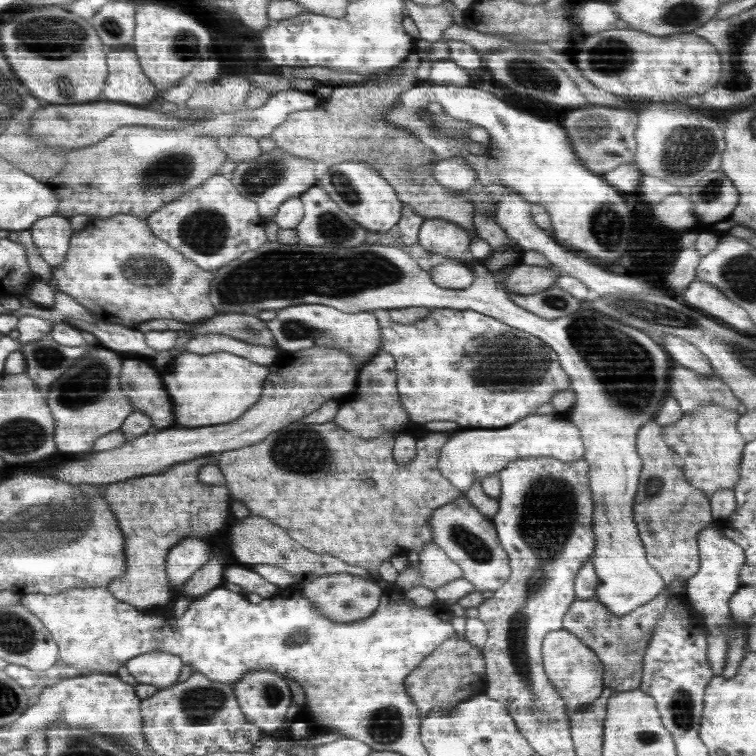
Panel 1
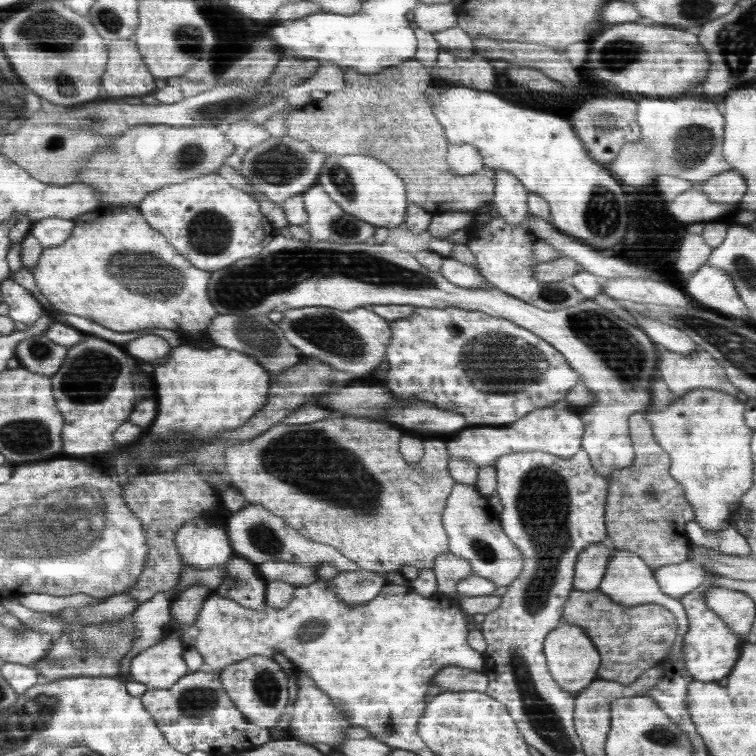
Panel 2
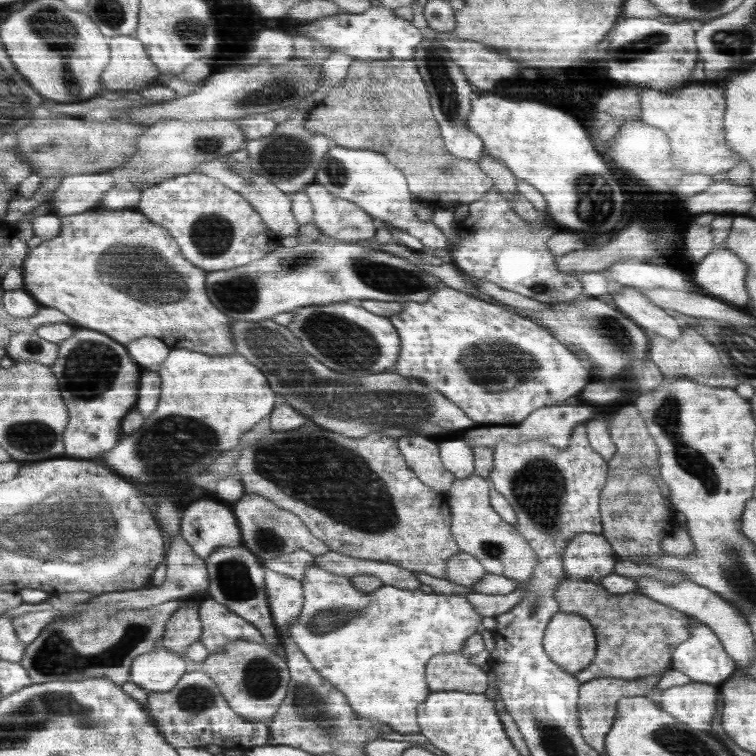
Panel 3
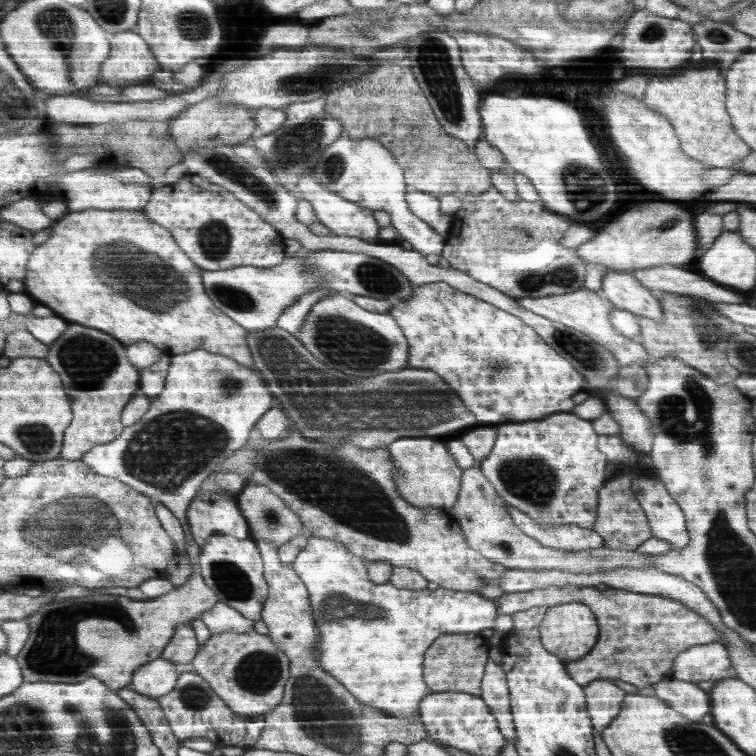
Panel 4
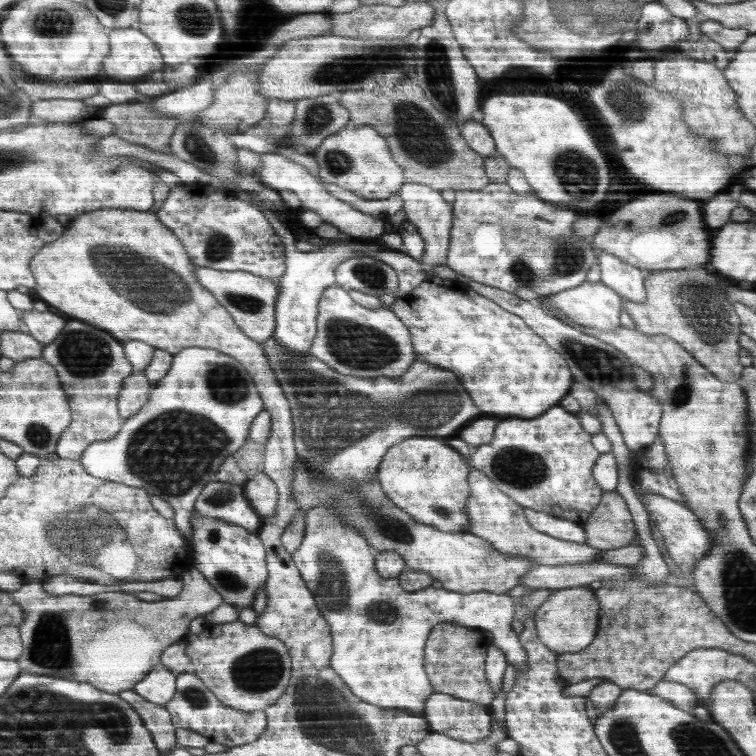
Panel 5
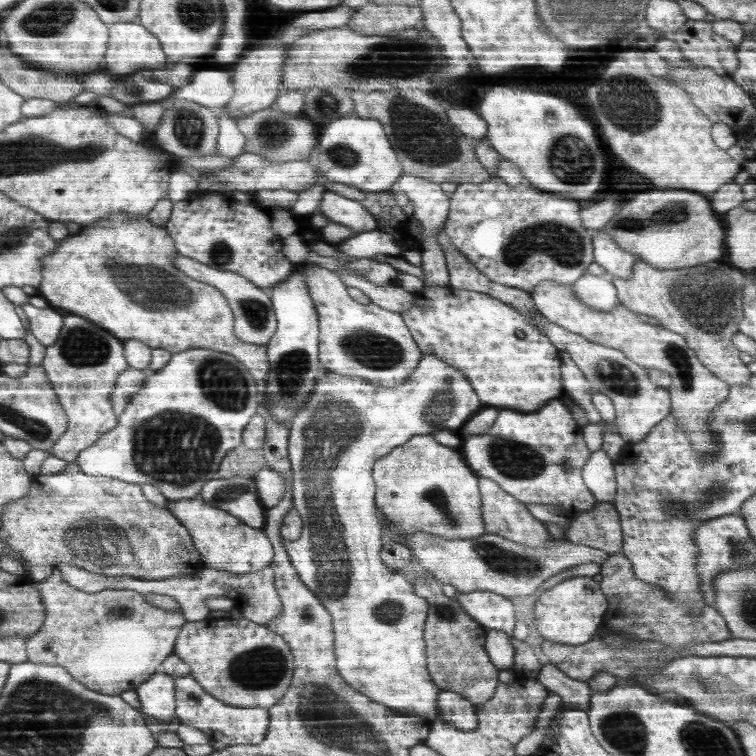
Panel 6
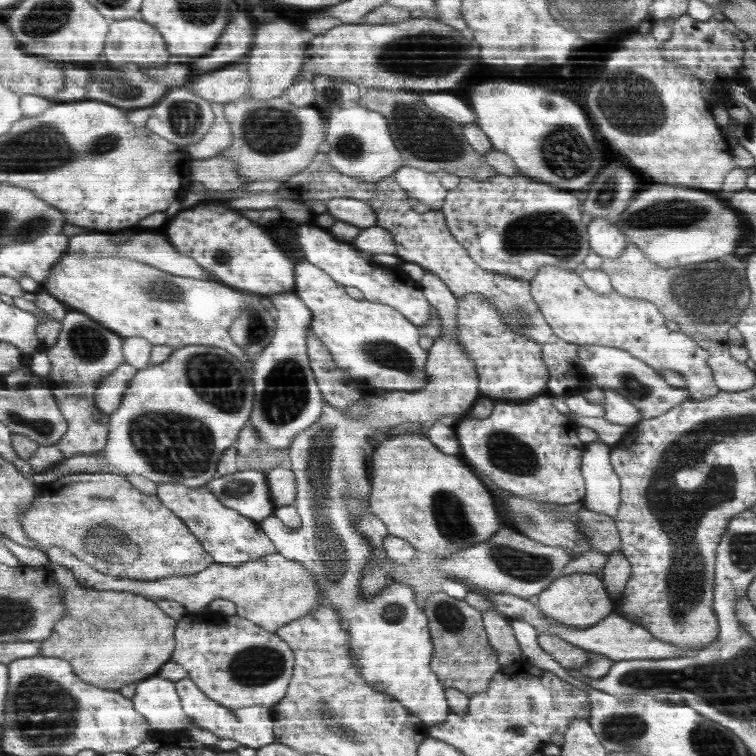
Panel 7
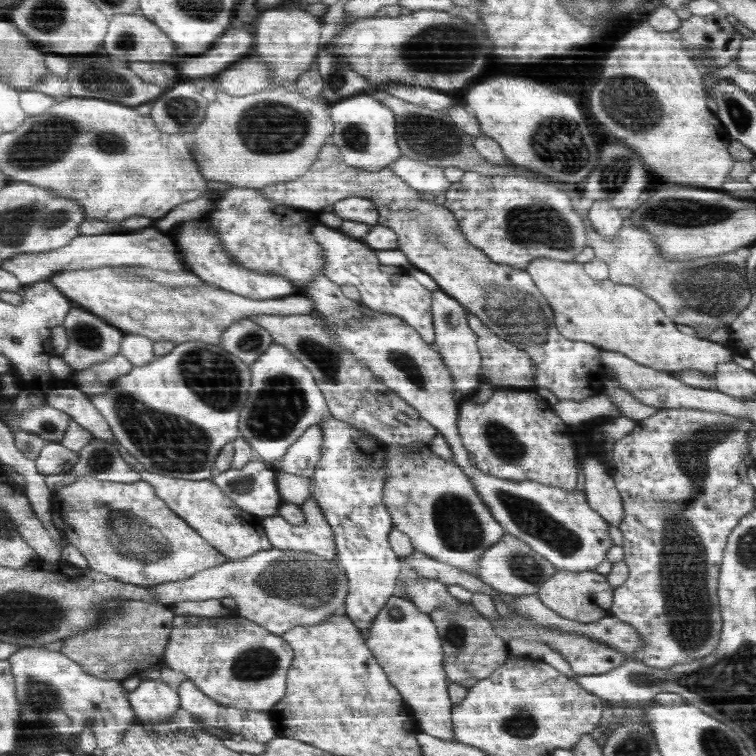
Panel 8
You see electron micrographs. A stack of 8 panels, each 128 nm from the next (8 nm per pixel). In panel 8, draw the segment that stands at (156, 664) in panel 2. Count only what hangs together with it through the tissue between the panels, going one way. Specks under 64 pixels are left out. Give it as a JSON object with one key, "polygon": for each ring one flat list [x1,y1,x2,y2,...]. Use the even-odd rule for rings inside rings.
{"polygon":[[159,679,141,680,133,692,129,692,130,707,143,724,160,725,172,721,181,709,180,692]]}

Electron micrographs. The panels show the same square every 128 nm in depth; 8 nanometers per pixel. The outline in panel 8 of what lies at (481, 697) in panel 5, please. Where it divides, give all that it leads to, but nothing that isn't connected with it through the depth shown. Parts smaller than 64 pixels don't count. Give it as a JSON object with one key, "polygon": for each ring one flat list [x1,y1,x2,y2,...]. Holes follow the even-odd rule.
{"polygon":[[461,604,455,612,433,610,429,617,442,641,444,653,442,668,448,674,448,680,454,684,469,689,491,677,510,657,508,644,498,638,493,625,470,604]]}

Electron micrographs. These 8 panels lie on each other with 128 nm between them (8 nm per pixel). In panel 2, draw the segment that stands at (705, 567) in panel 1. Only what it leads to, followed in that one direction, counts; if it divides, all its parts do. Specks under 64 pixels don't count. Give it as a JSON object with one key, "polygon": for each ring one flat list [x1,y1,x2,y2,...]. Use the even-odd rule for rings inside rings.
{"polygon":[[696,520,686,523,686,537,691,543,728,556,751,554,751,546,744,535,738,534,732,522,719,530,705,530],[702,583,701,586,681,596,680,602,685,607,688,619,688,630,684,633,681,650,685,658,686,671,694,676,694,681,722,682,729,677,730,672,737,665,741,651,741,639,734,634,726,623,709,606,705,604,705,592,716,586]]}

